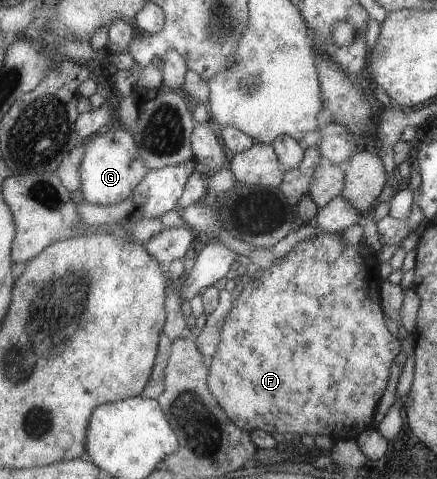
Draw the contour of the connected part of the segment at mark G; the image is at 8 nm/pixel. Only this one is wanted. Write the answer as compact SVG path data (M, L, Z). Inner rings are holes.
M116 124L97 133L89 141L80 170L82 175L81 192L85 202L97 205L113 205L122 202L131 195L133 188L148 173L132 135Z

